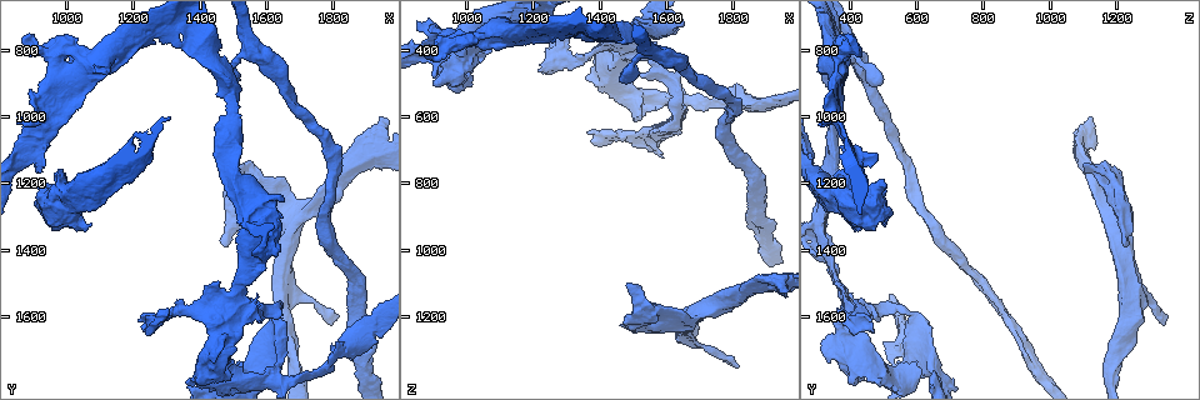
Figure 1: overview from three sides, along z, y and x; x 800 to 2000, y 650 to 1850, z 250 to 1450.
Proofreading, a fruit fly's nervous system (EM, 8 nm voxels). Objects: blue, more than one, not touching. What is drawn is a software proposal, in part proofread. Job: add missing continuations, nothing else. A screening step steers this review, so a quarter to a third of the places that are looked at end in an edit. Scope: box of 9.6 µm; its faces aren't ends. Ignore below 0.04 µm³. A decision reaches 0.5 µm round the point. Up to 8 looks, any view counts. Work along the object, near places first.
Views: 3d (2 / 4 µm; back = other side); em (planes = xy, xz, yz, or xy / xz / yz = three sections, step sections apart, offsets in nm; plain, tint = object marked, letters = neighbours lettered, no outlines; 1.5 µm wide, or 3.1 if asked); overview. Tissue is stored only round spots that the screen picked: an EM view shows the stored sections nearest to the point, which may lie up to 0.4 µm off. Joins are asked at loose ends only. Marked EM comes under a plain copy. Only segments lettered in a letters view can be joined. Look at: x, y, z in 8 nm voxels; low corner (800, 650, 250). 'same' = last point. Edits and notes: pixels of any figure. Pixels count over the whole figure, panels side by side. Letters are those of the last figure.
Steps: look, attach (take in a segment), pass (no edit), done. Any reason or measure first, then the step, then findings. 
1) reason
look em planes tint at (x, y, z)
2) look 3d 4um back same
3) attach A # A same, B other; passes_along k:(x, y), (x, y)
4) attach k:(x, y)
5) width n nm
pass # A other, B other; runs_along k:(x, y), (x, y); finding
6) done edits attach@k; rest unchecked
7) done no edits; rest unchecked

tapers out
look 3d 4um at (1820, 1600, 1350)

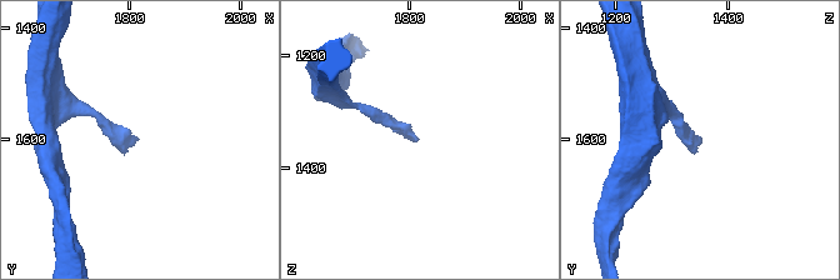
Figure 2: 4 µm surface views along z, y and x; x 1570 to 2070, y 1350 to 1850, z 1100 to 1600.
now the EM
look em xz step 4 tint at (1820, 1600, 1350)

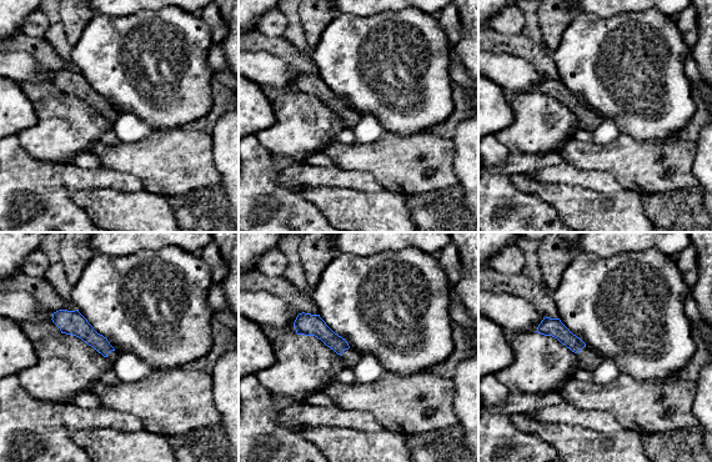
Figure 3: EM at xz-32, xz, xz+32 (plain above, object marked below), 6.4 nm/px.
see the neighbours
look em xz step 4 letters same

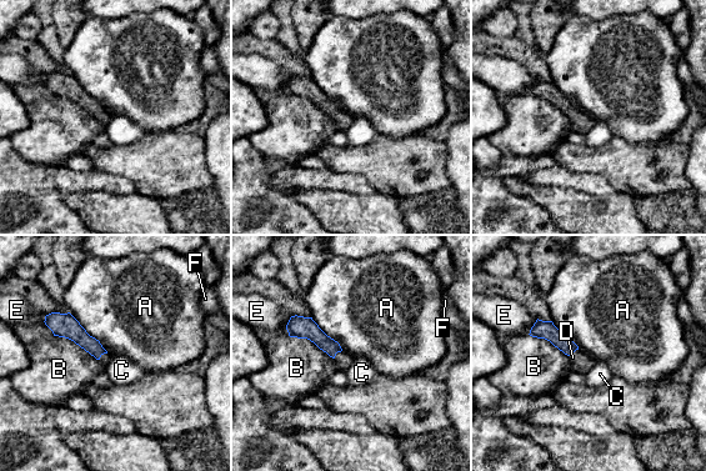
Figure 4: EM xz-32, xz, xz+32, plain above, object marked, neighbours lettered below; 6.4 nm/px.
attach D # A other, B other, C other, D same, E other, F other; passes_along 4:(73, 330), (100, 356), (105, 357); it goes on there

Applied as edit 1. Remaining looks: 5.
an open end
look em planes letters at (1890, 1050, 1080)

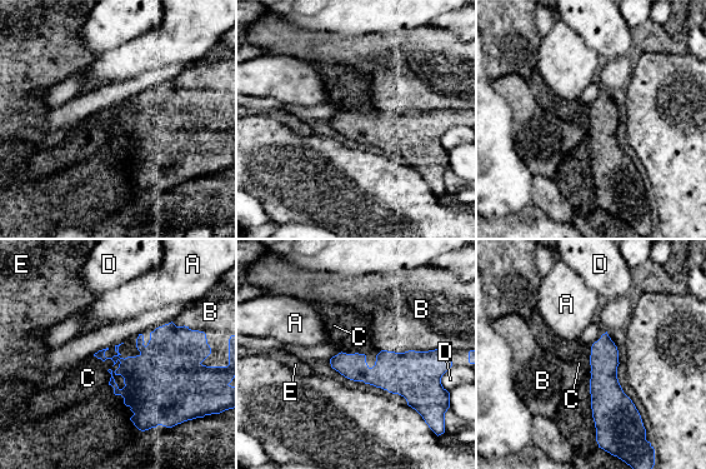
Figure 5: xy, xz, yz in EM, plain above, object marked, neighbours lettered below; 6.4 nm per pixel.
longest_contact B 400 nm
pass # A other, B other, C other, D other, E other; border 5:(171, 320), (155, 329); no lettered segment goes on from it

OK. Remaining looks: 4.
free end
look 3d 4um at (1380, 1800, 390)

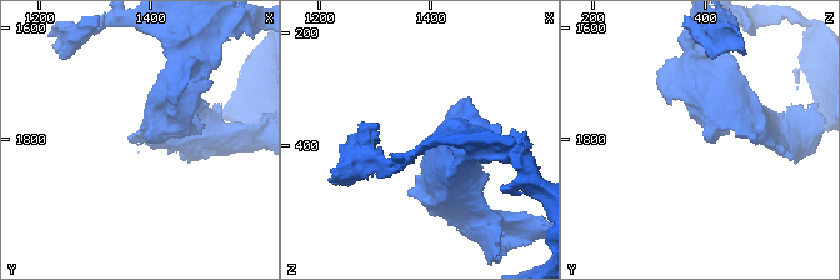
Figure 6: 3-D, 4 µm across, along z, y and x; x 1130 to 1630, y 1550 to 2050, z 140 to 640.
look em planes letters at (1380, 1795, 400)

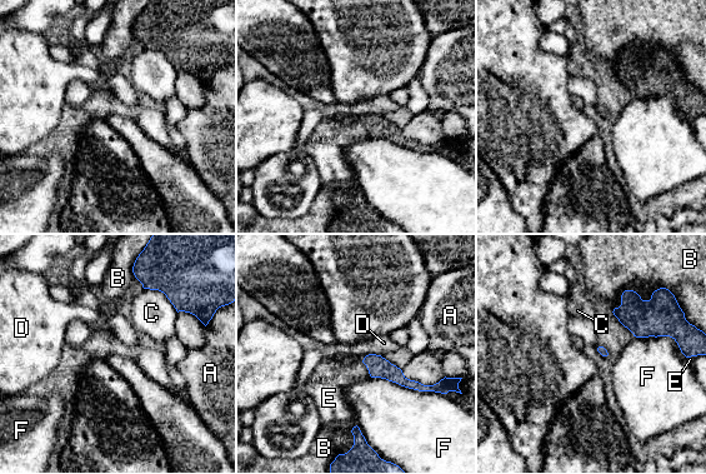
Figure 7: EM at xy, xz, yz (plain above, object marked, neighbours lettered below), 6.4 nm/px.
pass # A other, B other, C other, D other, E other, F other; runs_along 7:(366, 360), (406, 383), (426, 388); no lettered segment goes on from it

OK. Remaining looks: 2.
done edits attach@4; rest unchecked

